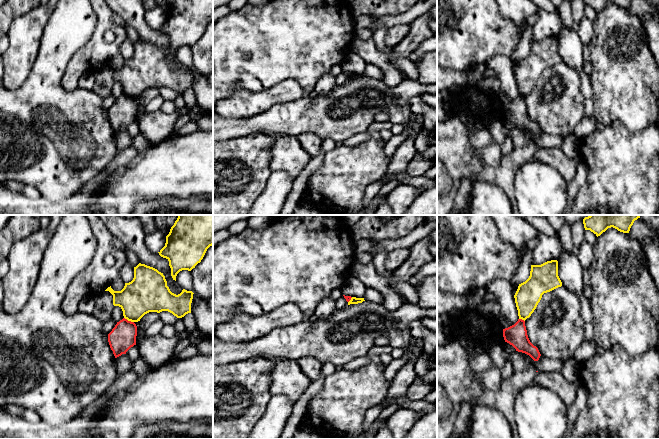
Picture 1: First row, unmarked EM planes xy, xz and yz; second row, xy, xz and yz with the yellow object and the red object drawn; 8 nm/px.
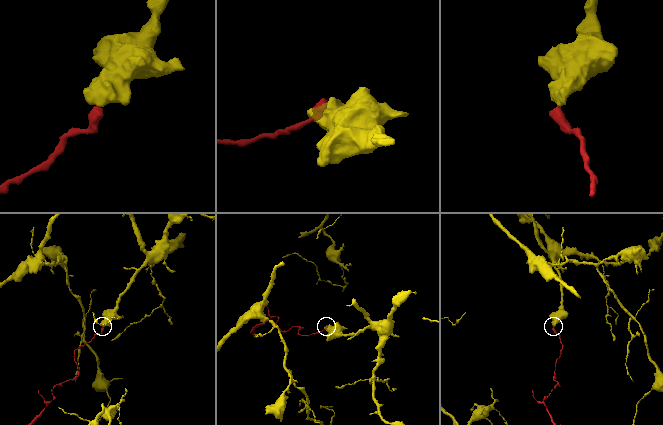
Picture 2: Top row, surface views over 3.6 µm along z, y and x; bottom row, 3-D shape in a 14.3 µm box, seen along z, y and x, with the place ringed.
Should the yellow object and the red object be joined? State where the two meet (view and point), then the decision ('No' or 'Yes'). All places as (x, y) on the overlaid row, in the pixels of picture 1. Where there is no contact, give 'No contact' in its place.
Touches yellow at xy (129, 320). No

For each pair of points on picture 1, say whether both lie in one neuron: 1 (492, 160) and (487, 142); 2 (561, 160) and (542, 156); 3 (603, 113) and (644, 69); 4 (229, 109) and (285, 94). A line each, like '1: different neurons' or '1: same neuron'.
1: same neuron
2: same neuron
3: same neuron
4: same neuron

